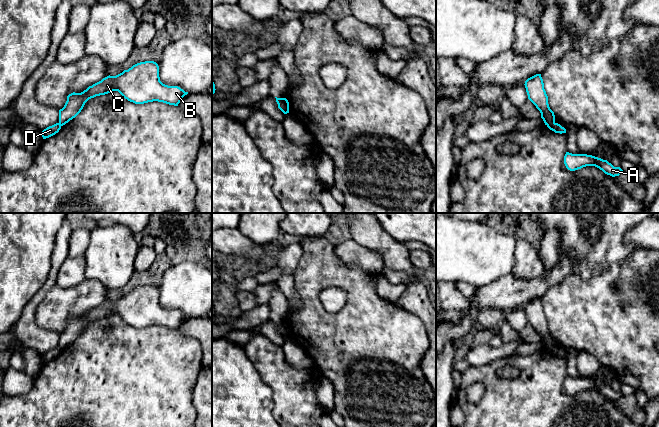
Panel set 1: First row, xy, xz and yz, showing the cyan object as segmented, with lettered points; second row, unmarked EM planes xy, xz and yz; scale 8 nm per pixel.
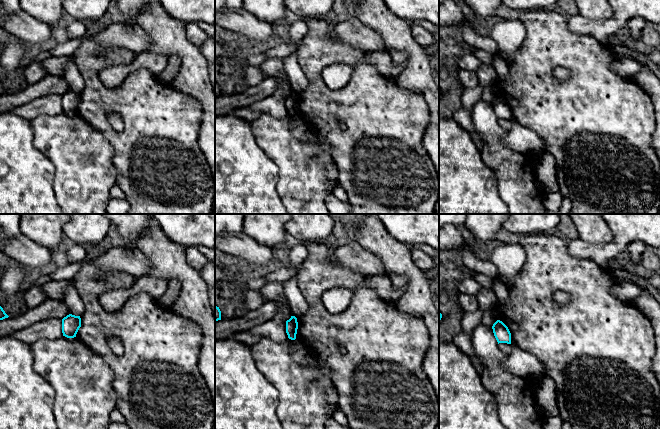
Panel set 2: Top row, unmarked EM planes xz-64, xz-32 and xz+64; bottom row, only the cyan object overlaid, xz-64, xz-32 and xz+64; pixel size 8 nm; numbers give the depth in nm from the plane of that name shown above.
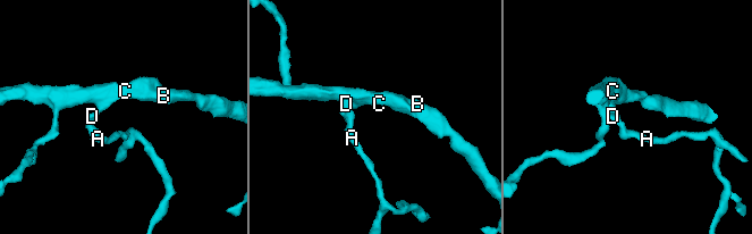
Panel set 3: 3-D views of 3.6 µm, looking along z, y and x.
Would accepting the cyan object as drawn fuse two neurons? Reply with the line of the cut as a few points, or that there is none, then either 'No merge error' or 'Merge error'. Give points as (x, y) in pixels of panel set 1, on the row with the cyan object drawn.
Split along yz (554, 122), (546, 124). Merge error

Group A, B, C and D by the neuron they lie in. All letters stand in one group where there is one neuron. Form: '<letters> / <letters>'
A D / B C

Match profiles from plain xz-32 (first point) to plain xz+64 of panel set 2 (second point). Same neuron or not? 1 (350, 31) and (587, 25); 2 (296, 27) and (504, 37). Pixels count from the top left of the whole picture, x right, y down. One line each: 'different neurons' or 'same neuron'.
1: same neuron
2: same neuron

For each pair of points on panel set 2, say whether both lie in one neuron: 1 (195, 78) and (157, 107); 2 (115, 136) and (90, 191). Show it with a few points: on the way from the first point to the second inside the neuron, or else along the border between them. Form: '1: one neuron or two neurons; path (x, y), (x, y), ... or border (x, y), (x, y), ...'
1: two neurons; border (172, 85), (185, 94), (192, 96), (198, 103)
2: two neurons; border (95, 127), (113, 148), (113, 165), (115, 167)

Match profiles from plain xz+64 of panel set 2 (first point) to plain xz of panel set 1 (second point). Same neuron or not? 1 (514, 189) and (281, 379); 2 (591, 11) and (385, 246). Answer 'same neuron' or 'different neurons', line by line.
1: same neuron
2: same neuron

